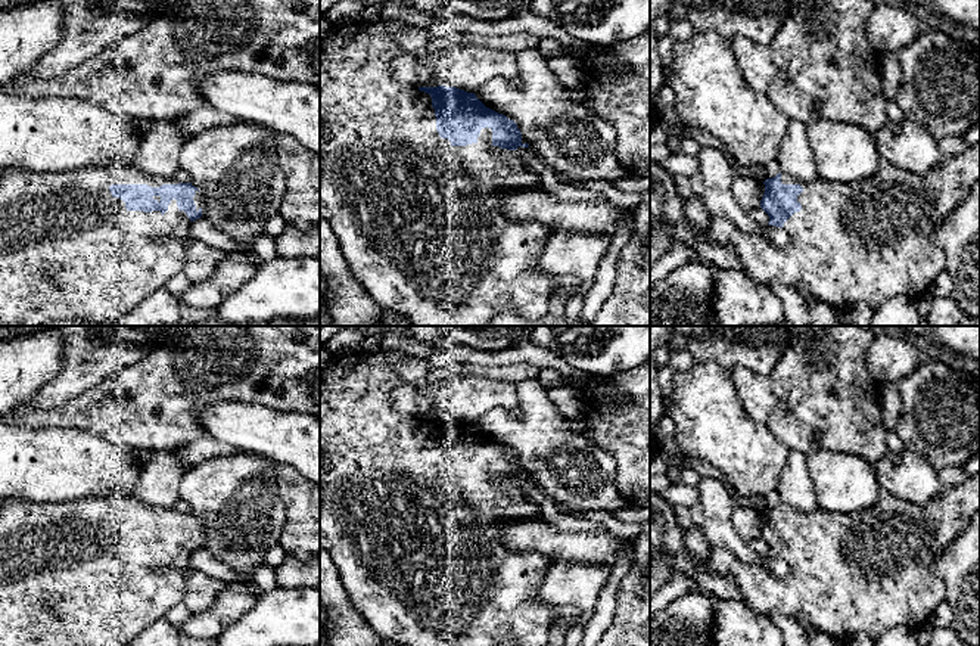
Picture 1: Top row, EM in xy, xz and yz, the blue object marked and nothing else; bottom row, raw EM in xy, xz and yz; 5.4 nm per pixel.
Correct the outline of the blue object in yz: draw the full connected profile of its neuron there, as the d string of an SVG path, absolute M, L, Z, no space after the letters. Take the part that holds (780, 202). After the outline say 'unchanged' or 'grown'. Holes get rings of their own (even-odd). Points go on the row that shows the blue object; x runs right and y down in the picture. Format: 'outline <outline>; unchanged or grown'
outline M980 145L968 146L959 155L945 156L942 162L924 174L900 170L887 159L880 158L878 168L871 177L850 184L824 178L800 181L780 173L763 181L765 193L760 208L769 215L769 226L785 230L788 242L783 248L774 246L763 232L743 233L719 217L710 218L707 236L722 248L732 245L743 273L759 285L768 288L772 283L790 288L803 285L816 302L825 302L841 313L856 302L865 302L874 310L897 295L918 299L931 292L937 276L946 267L946 255L931 242L931 235L967 198L979 180Z; grown

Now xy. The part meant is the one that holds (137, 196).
outline M134 167L66 171L6 168L0 178L0 326L55 320L119 323L136 305L183 271L190 226L205 217L205 195L192 183Z; grown

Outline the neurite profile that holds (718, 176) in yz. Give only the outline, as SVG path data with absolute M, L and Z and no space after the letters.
M700 147L697 161L704 184L701 202L710 218L724 218L743 233L763 232L777 248L783 248L788 242L784 229L756 223L752 212L737 202L732 192L737 174L719 149Z

